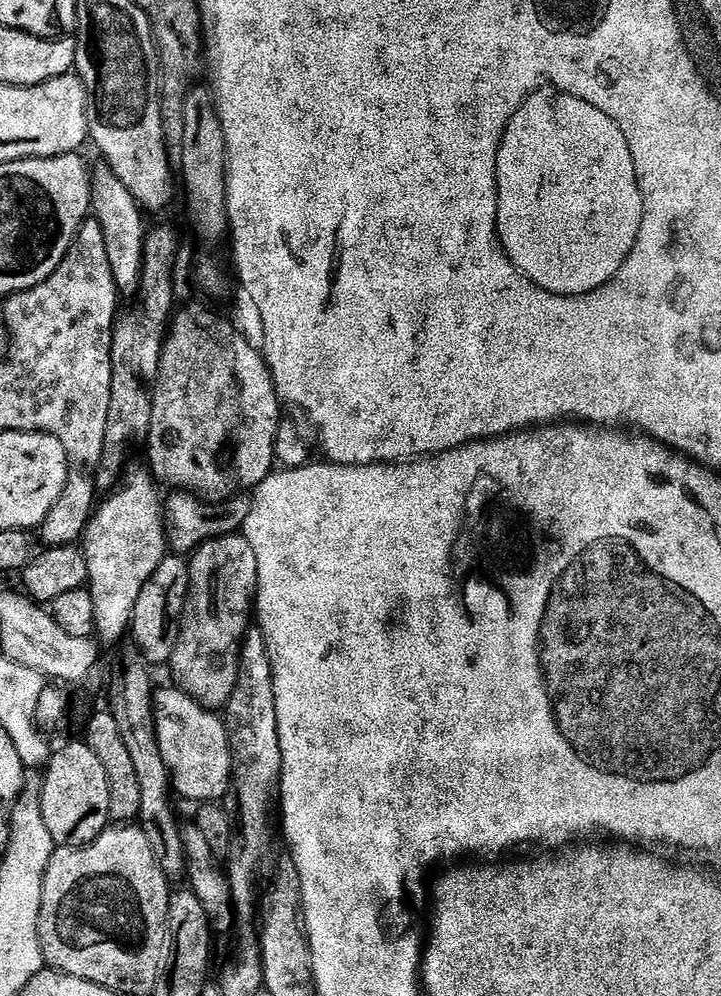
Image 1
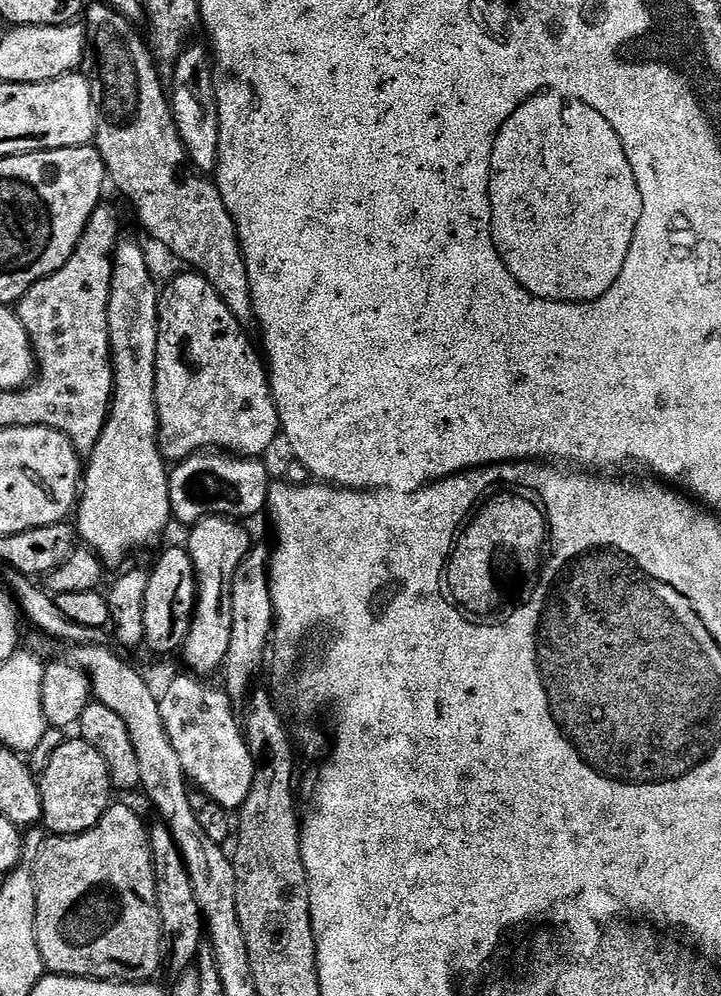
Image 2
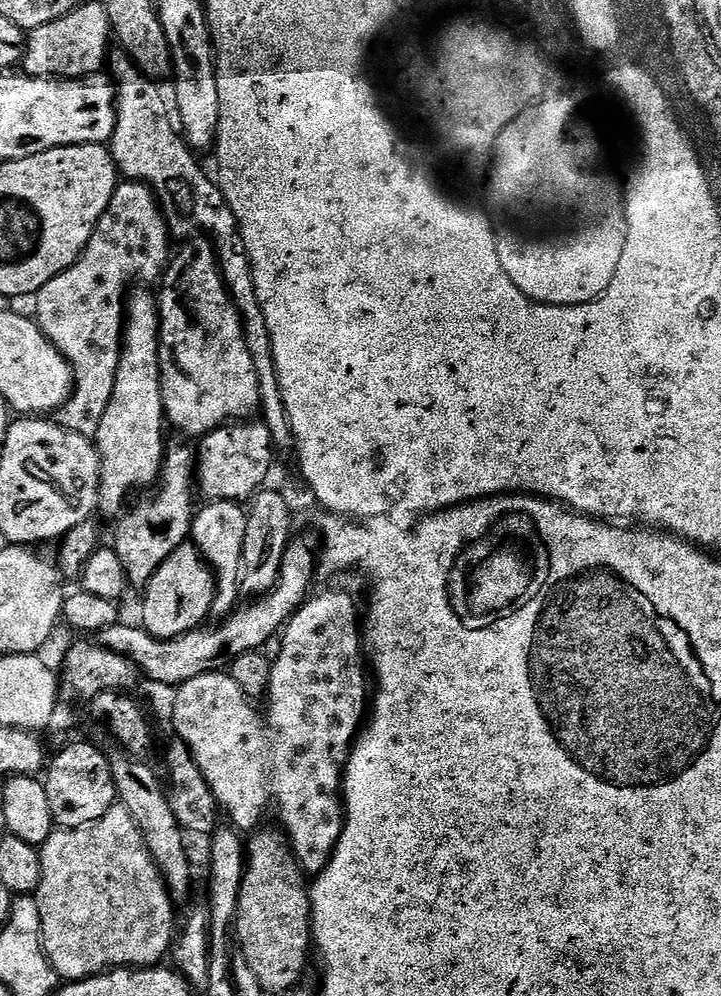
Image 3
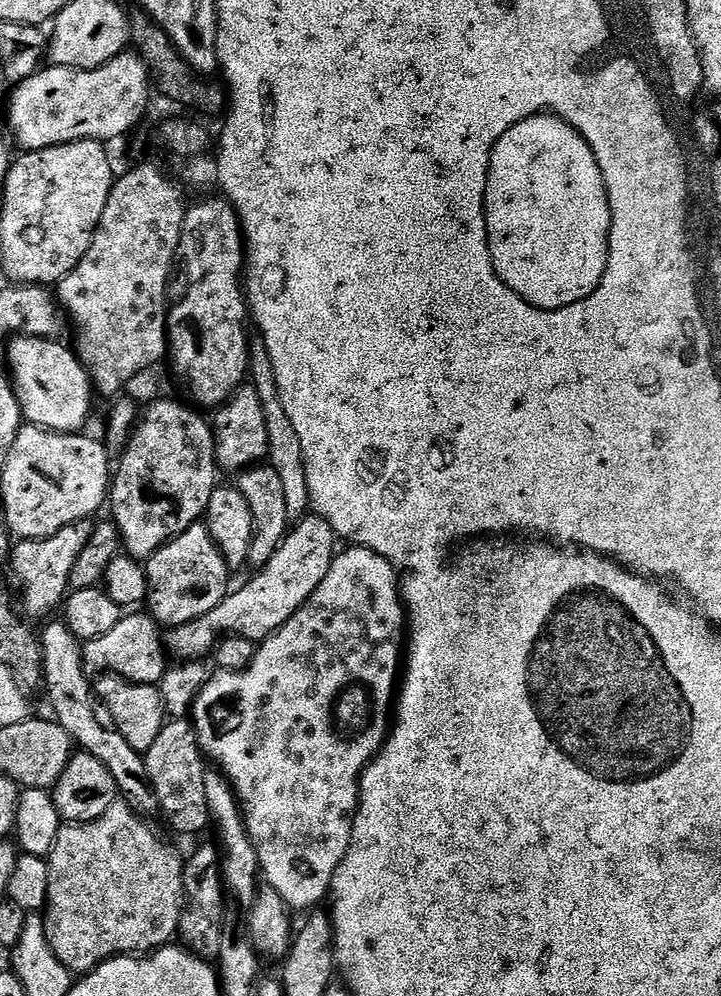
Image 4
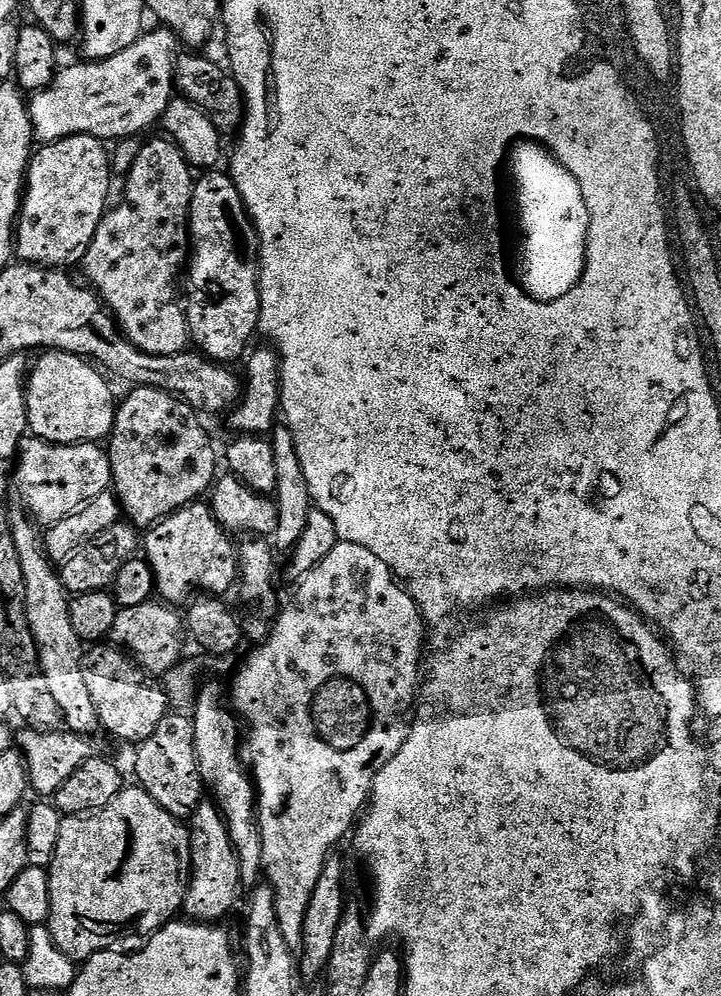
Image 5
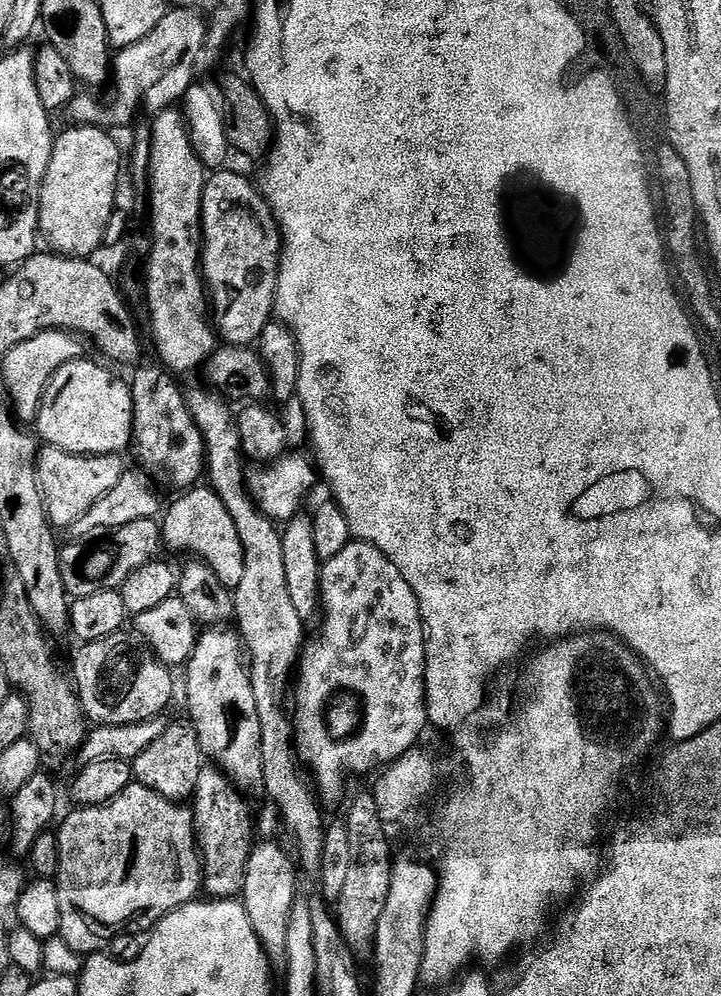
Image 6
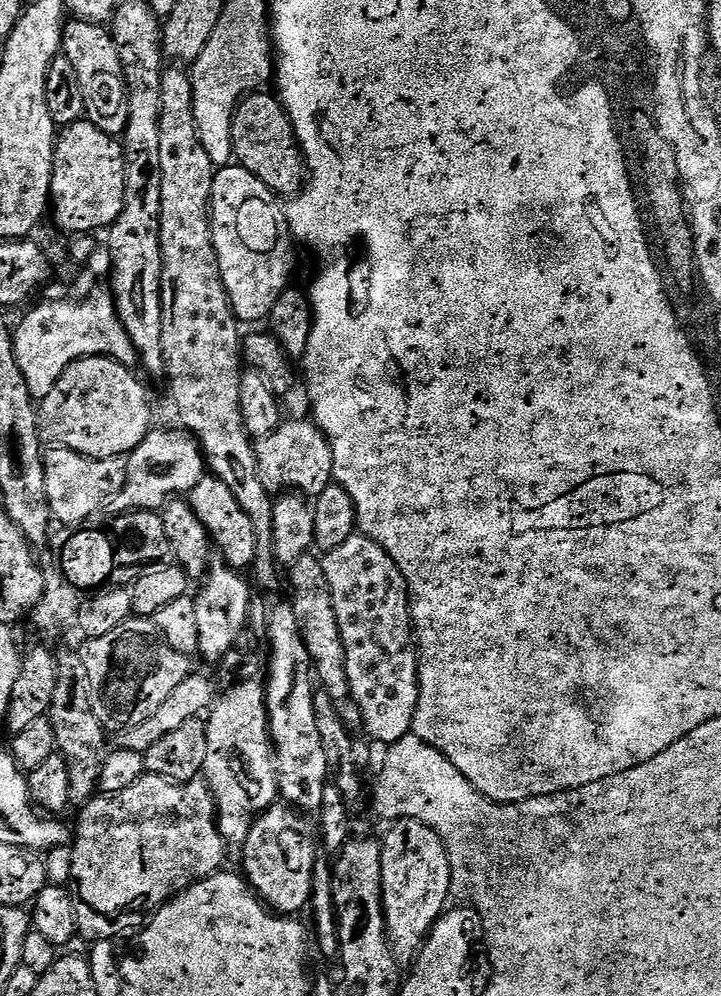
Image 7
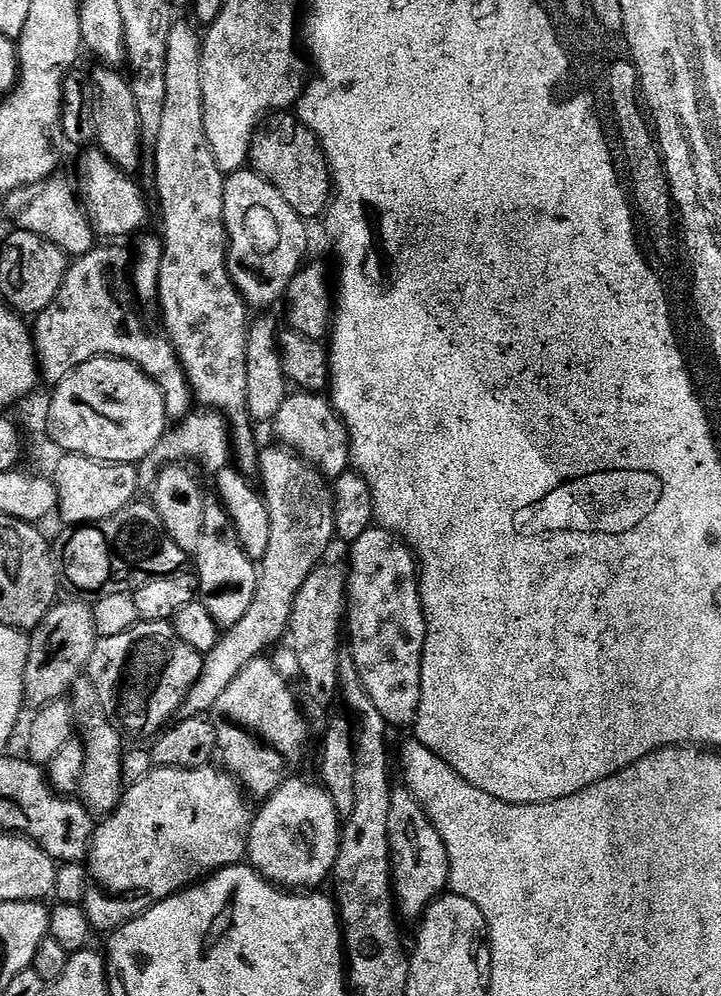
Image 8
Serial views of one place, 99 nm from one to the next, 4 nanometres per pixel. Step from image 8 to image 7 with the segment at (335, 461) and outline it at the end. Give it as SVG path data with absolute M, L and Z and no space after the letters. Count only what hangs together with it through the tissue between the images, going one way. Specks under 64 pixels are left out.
M285 419L274 434L255 441L254 447L258 478L270 493L284 494L291 490L308 498L318 498L326 486L334 483L334 454L330 442L311 419Z

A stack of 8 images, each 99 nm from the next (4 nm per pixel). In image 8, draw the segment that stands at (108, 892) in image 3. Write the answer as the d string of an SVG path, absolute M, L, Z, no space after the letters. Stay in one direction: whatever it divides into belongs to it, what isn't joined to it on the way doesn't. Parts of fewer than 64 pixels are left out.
M153 767L142 782L131 785L125 791L118 807L95 825L86 867L91 883L109 892L112 901L109 904L104 900L98 901L90 908L91 915L100 916L109 908L116 922L133 920L147 908L153 908L176 892L183 892L209 874L241 863L248 854L248 828L253 817L250 808L248 812L248 803L249 797L236 777L219 767Z

